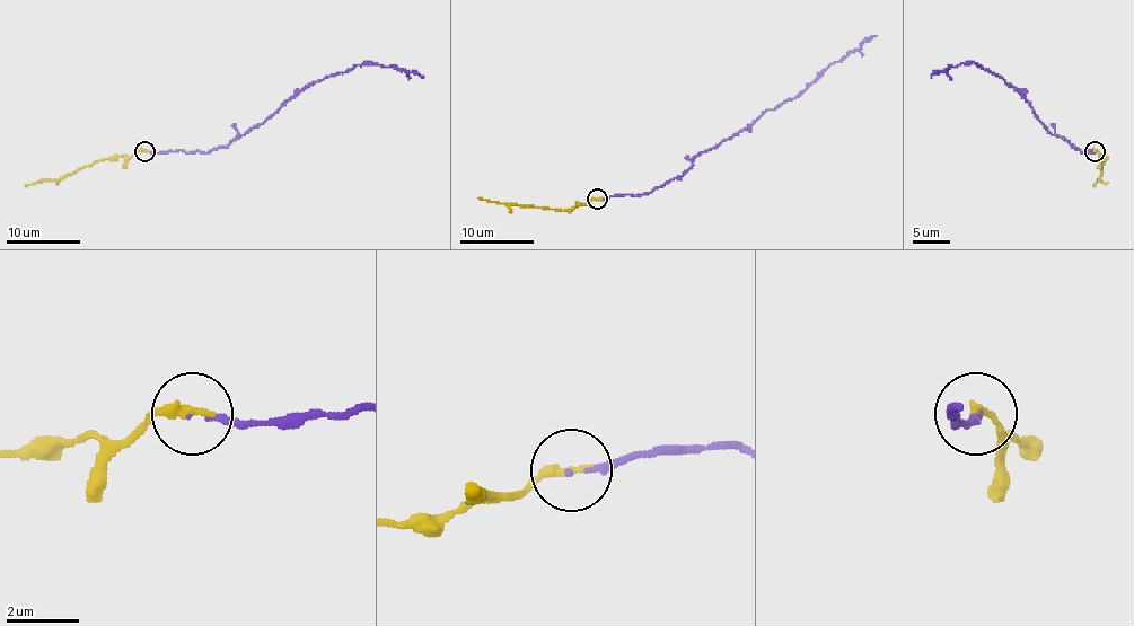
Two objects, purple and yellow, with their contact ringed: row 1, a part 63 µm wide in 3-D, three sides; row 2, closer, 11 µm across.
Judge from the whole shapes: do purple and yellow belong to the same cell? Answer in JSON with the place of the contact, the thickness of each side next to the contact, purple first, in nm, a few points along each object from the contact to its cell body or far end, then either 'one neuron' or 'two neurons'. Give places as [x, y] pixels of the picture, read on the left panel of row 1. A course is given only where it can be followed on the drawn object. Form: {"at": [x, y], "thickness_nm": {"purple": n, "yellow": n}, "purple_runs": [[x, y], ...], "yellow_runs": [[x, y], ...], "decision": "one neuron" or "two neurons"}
{"at": [144, 151], "thickness_nm": {"purple": 130, "yellow": 280}, "purple_runs": [[144, 151], [194, 153], [226, 148], [315, 81], [357, 64], [377, 63], [423, 78]], "yellow_runs": [[144, 151], [130, 157], [103, 159], [59, 178], [25, 186]], "decision": "one neuron"}

